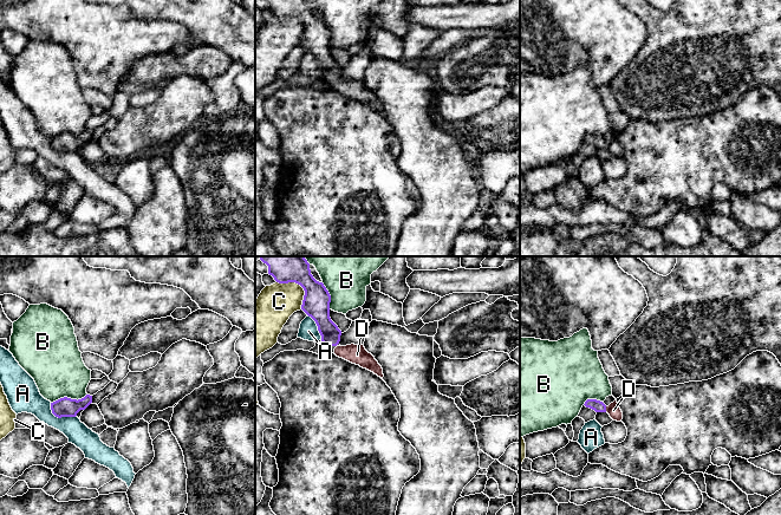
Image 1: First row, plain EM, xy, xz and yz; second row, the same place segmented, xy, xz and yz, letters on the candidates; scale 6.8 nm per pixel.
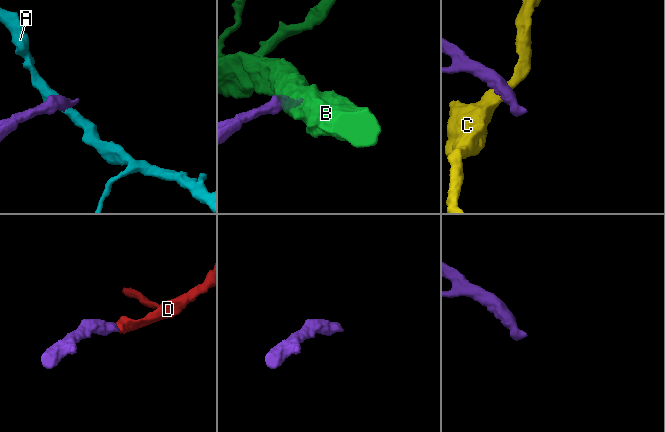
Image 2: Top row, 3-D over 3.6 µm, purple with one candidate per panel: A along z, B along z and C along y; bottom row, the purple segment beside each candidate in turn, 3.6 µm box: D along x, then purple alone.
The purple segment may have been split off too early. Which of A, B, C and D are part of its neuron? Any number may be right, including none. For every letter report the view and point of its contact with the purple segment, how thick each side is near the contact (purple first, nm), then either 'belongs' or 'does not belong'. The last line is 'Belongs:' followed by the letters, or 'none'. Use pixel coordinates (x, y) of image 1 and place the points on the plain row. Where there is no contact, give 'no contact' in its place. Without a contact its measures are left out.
A: meets purple in xy at (59, 152); 130 nm thick on the purple side, 180 nm on the other; does not belong
B: meets purple in xy at (69, 134); 130 nm thick on the purple side, 360 nm on the other; does not belong
C: meets purple in xz at (300, 20); 190 nm thick on the purple side, 260 nm on the other; does not belong
D: meets purple in yz at (605, 144); 80 nm thick on the purple side, 90 nm on the other; belongs
Belongs: D

